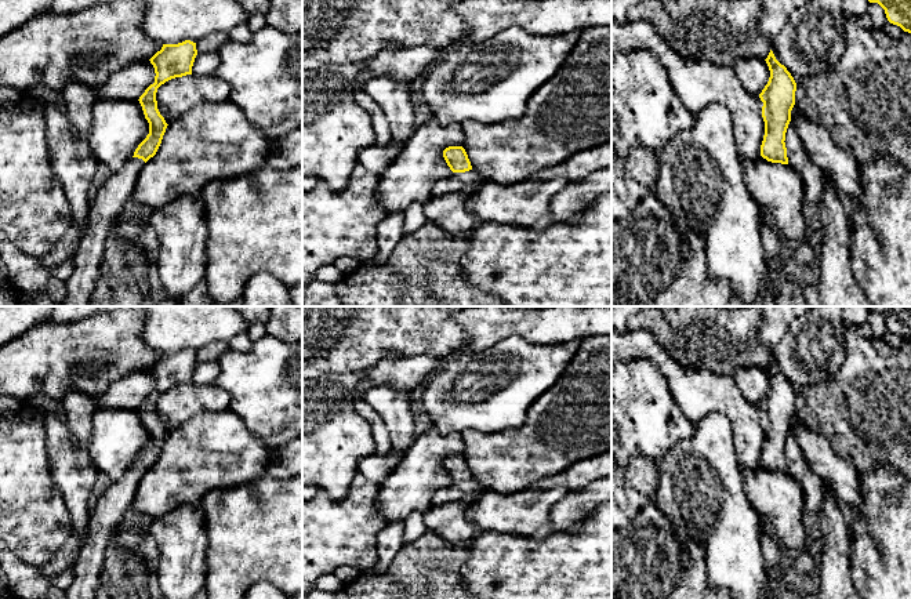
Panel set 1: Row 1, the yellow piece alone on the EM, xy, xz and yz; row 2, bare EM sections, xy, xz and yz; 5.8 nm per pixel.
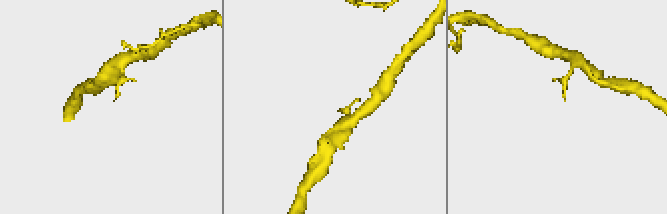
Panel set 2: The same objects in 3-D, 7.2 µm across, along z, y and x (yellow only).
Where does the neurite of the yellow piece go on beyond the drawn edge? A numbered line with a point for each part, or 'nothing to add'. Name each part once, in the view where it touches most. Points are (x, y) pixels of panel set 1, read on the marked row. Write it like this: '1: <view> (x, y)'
1: xy (106, 207)

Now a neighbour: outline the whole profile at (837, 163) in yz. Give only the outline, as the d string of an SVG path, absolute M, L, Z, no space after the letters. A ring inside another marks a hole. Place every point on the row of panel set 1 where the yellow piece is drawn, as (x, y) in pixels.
M791 115L794 128L801 137L810 159L823 170L836 190L848 200L853 202L861 195L859 164L853 155L836 145L819 121L807 117Z

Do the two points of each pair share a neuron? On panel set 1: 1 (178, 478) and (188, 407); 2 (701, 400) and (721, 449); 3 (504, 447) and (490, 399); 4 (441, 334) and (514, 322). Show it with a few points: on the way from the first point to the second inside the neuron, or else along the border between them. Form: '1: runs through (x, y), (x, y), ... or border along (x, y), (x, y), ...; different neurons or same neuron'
1: border along (218, 411), (198, 411), (169, 432); different neurons
2: border along (694, 425), (710, 414), (722, 414), (733, 435); different neurons
3: border along (526, 413), (518, 427), (490, 432), (468, 429); different neurons
4: border along (456, 320), (464, 331), (465, 342), (445, 356); different neurons

